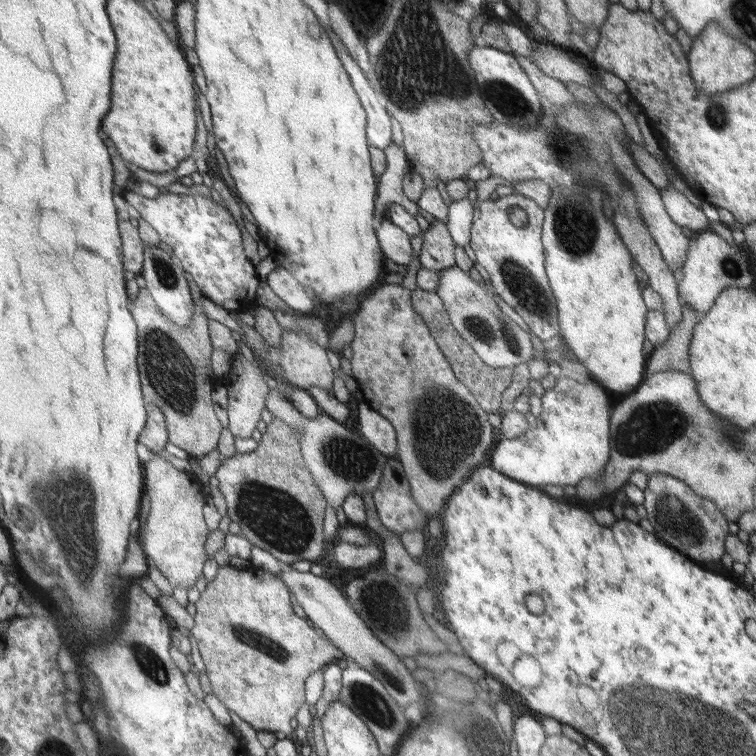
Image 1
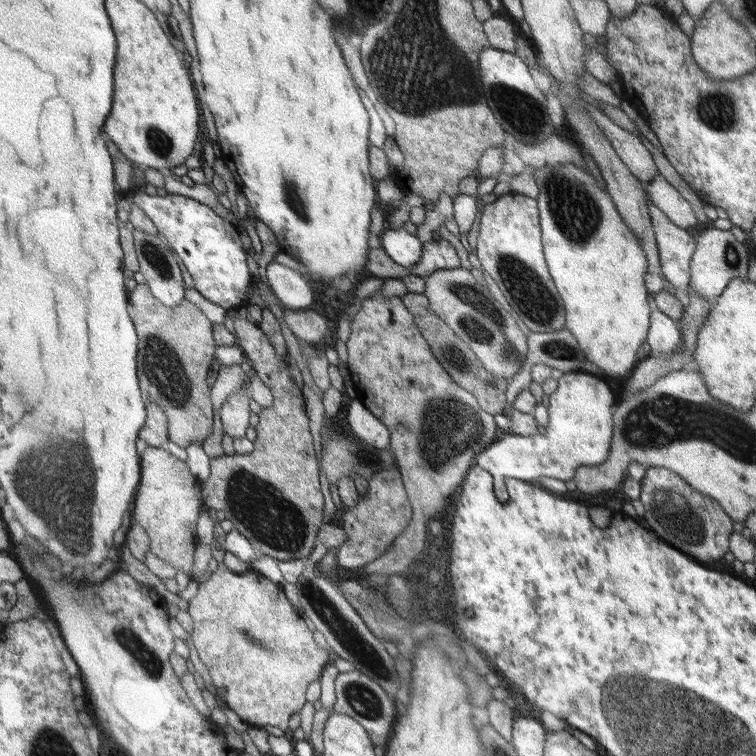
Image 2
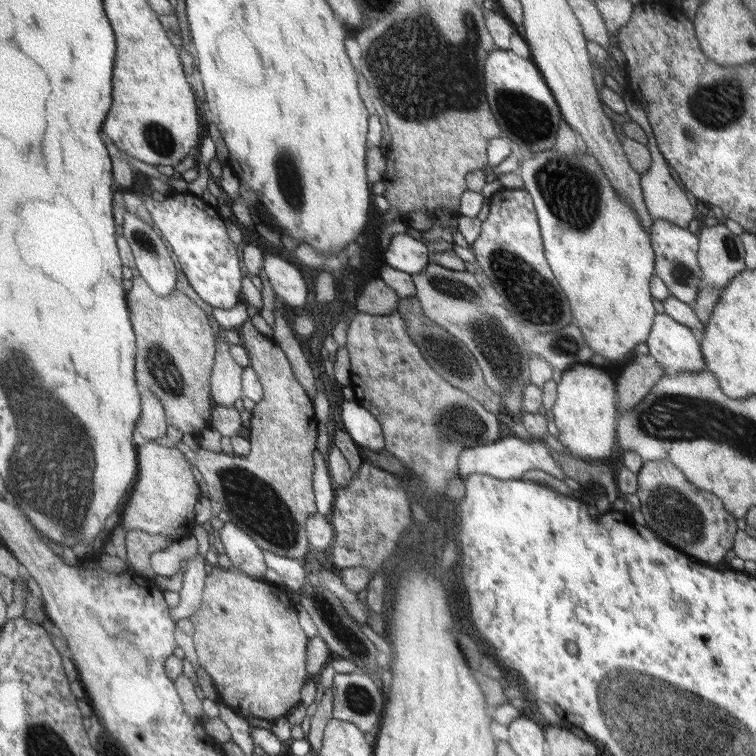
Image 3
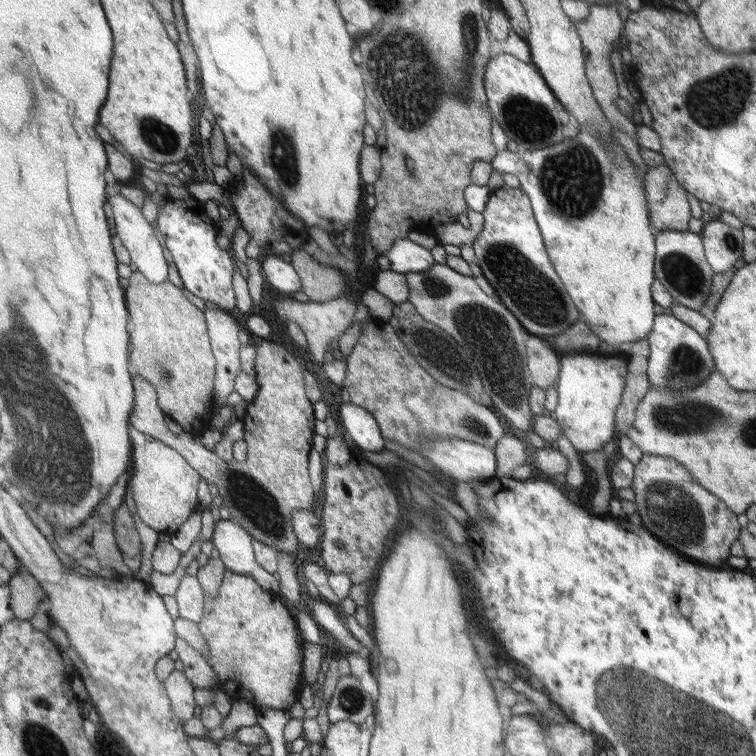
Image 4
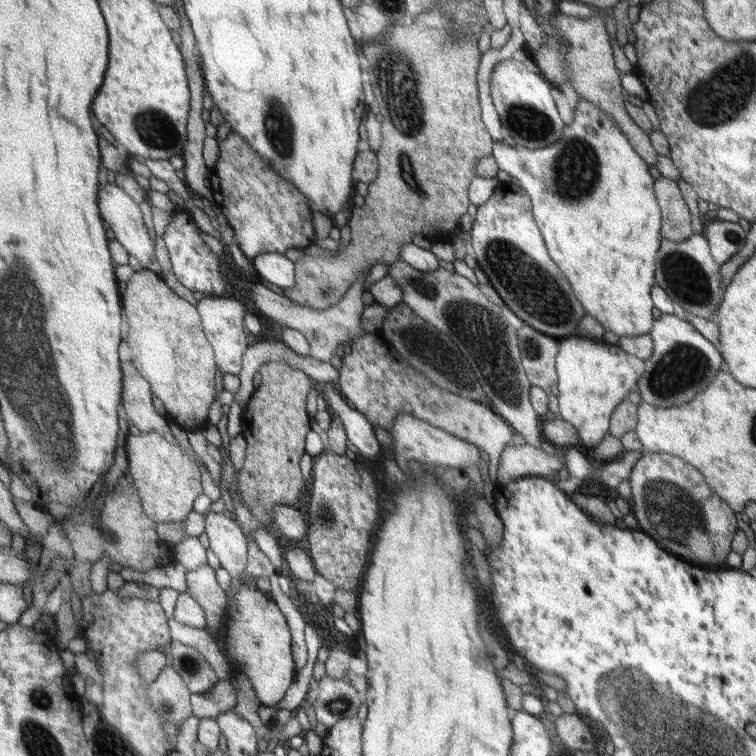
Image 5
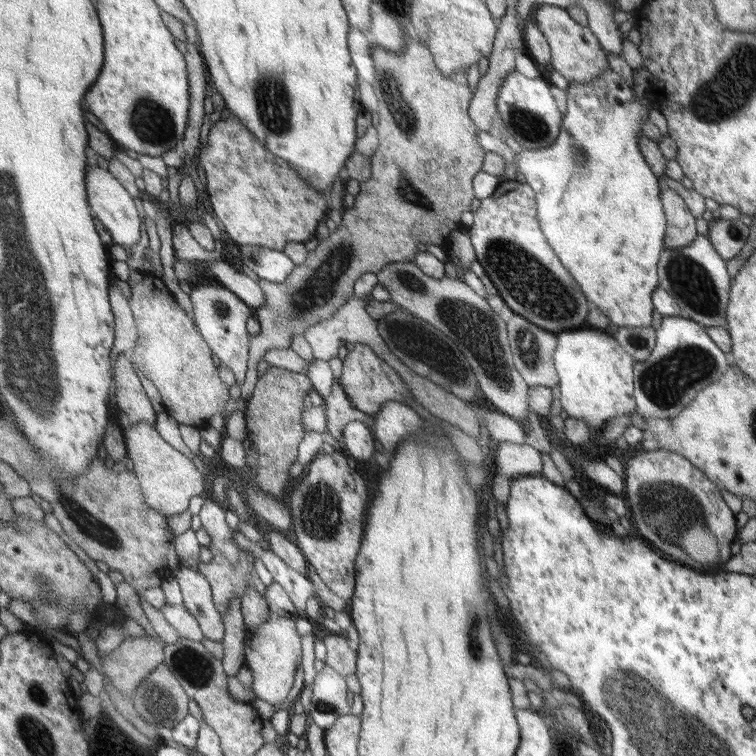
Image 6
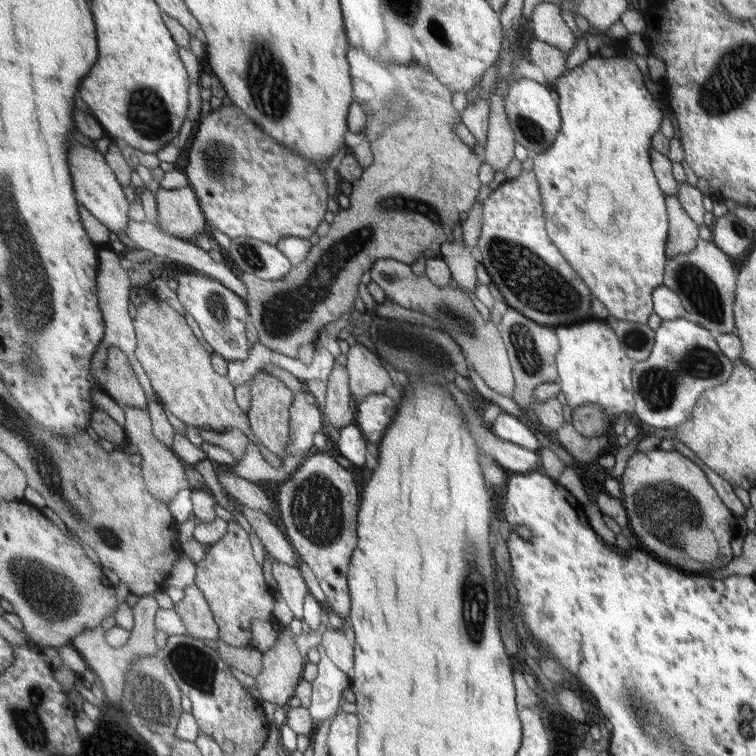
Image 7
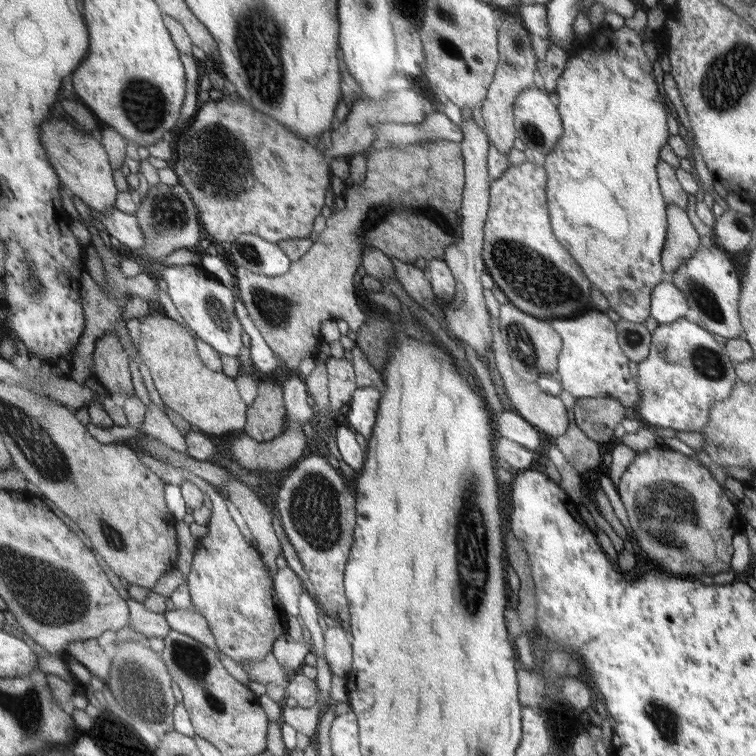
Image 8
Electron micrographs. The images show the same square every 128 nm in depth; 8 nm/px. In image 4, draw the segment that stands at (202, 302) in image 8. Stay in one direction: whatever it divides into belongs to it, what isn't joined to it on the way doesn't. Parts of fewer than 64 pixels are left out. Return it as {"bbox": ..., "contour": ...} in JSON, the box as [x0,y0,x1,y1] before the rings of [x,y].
{"bbox":[205,308,241,406],"contour":[[[205,308],[207,336],[211,340],[211,350],[215,354],[215,382],[213,392],[216,395],[215,406],[226,405],[226,397],[234,392],[233,378],[241,371],[239,351],[239,327],[228,312],[221,308]]]}

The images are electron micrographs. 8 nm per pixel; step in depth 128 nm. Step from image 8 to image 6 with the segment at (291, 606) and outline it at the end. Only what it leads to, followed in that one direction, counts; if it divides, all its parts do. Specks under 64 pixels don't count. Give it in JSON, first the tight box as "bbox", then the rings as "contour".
{"bbox":[233,530,317,612],"contour":[[[238,530],[233,531],[233,541],[240,550],[248,550],[259,558],[271,575],[272,582],[277,582],[295,606],[296,612],[306,608],[306,600],[317,598],[315,588],[308,577],[289,568],[273,551],[262,549],[258,543],[247,540]]]}

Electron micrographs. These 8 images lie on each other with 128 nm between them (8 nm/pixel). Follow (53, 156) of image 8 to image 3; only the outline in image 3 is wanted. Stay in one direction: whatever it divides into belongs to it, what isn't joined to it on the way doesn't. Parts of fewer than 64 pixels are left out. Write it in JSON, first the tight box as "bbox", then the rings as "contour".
{"bbox":[122,212,175,296],"contour":[[[133,212],[123,214],[122,234],[134,254],[136,269],[155,294],[167,296],[175,289],[175,264],[162,235]]]}

